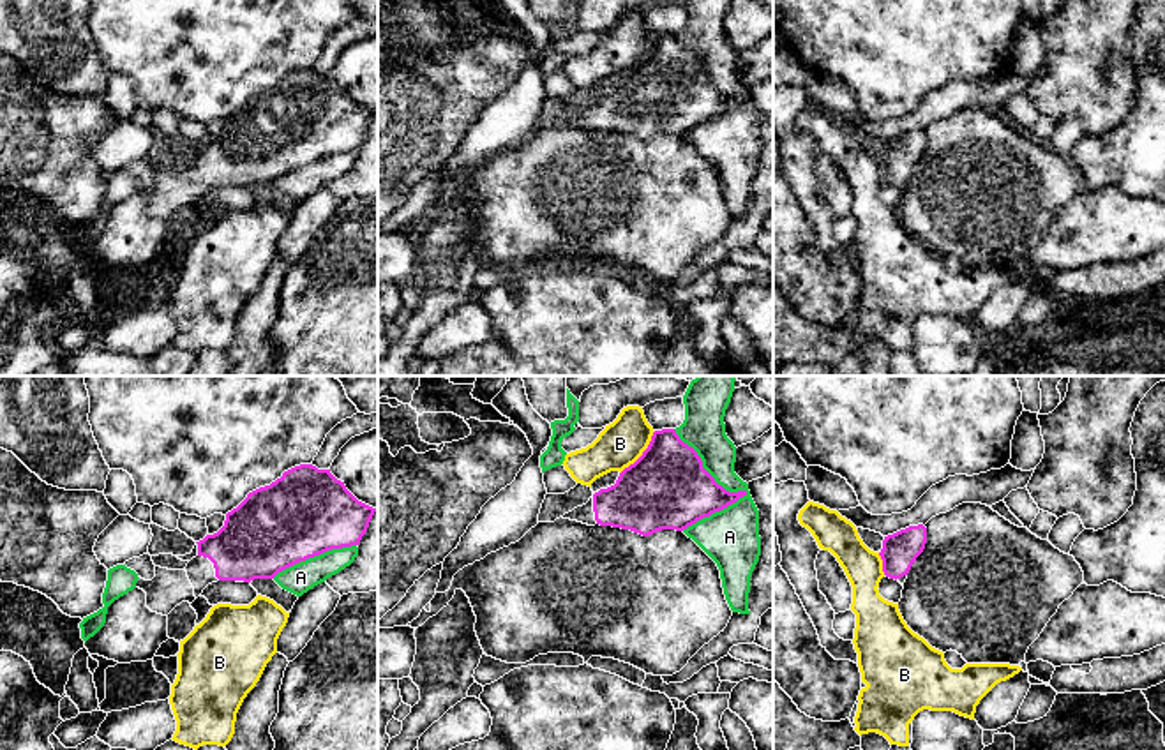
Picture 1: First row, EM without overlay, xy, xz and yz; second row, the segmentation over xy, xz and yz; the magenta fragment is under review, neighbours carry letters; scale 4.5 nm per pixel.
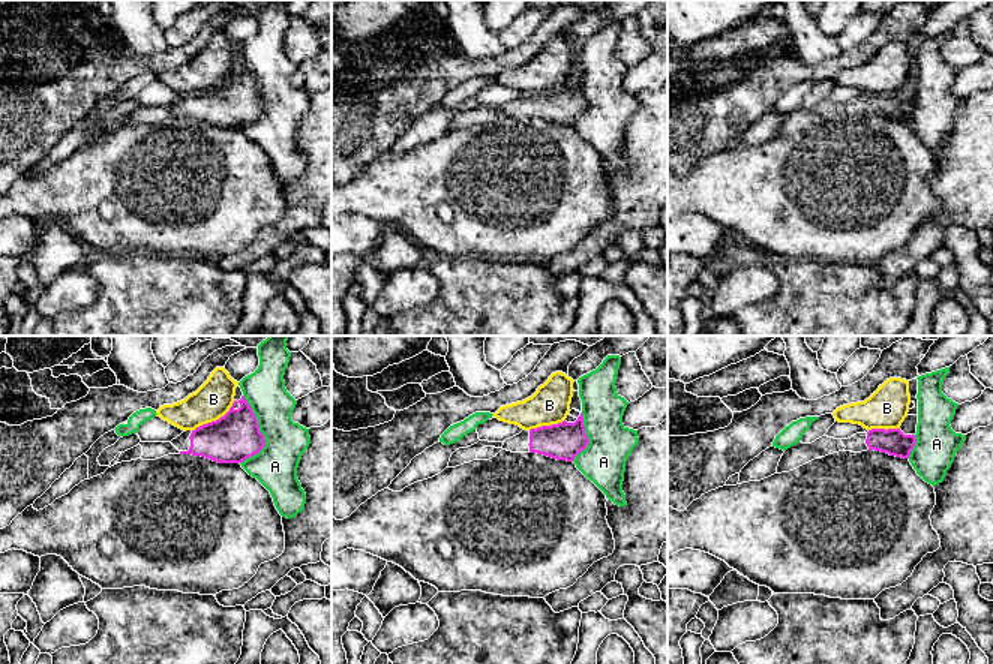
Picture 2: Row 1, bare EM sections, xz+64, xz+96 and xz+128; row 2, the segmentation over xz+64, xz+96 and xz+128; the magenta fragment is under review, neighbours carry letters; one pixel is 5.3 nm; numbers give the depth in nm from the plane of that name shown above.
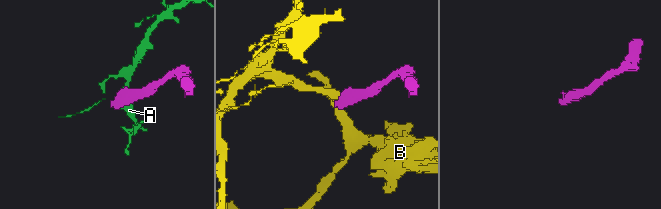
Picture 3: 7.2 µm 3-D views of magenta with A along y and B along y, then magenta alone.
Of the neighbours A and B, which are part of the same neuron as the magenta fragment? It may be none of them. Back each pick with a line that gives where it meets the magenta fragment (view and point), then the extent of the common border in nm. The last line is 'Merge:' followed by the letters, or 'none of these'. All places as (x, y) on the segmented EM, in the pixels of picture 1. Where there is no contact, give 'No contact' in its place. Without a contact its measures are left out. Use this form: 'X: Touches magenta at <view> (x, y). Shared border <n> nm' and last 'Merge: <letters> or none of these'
Merge: none of these

